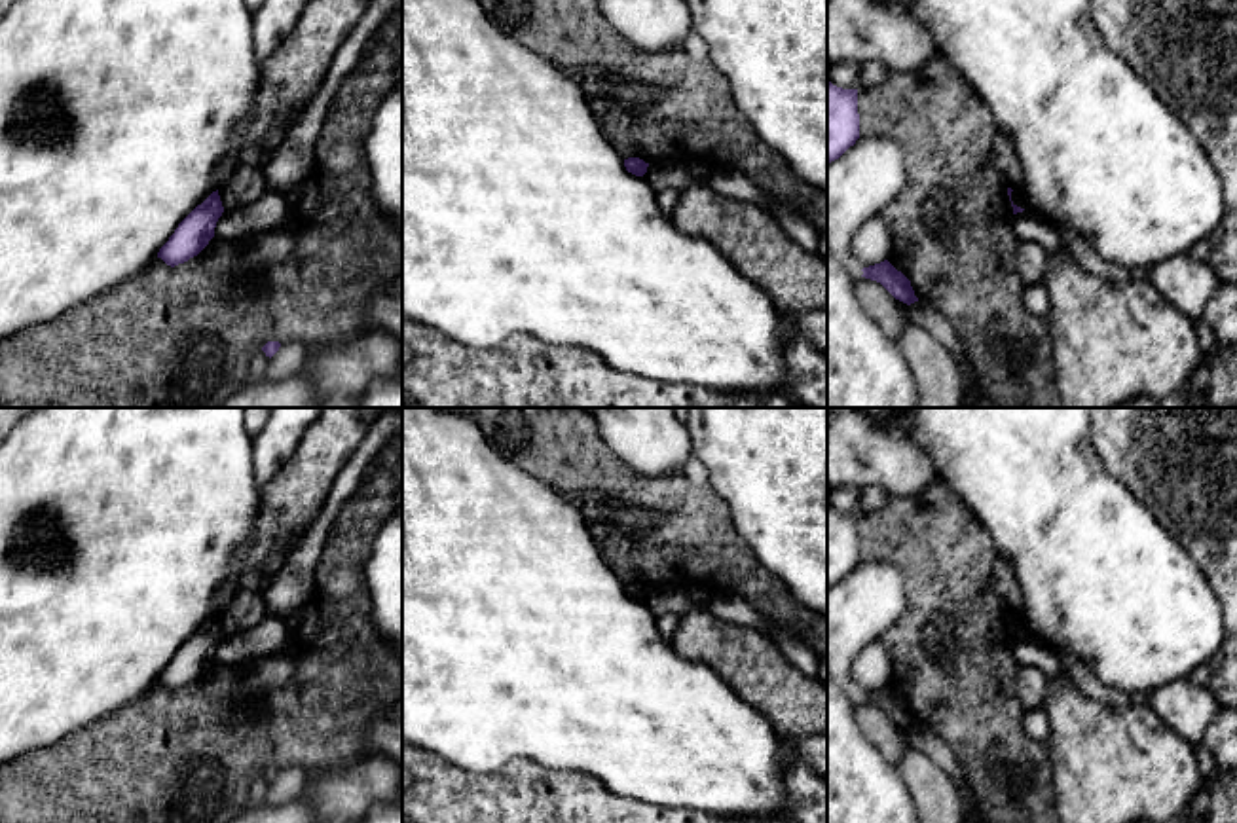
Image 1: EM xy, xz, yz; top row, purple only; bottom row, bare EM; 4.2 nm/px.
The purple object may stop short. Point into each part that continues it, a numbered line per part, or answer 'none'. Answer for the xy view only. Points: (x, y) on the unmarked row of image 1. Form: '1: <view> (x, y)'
none

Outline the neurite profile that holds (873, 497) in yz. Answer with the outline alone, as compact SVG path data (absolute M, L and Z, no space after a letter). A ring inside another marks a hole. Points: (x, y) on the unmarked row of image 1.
M869 487L861 493L859 508L861 514L873 512L888 501L888 495L880 487Z

